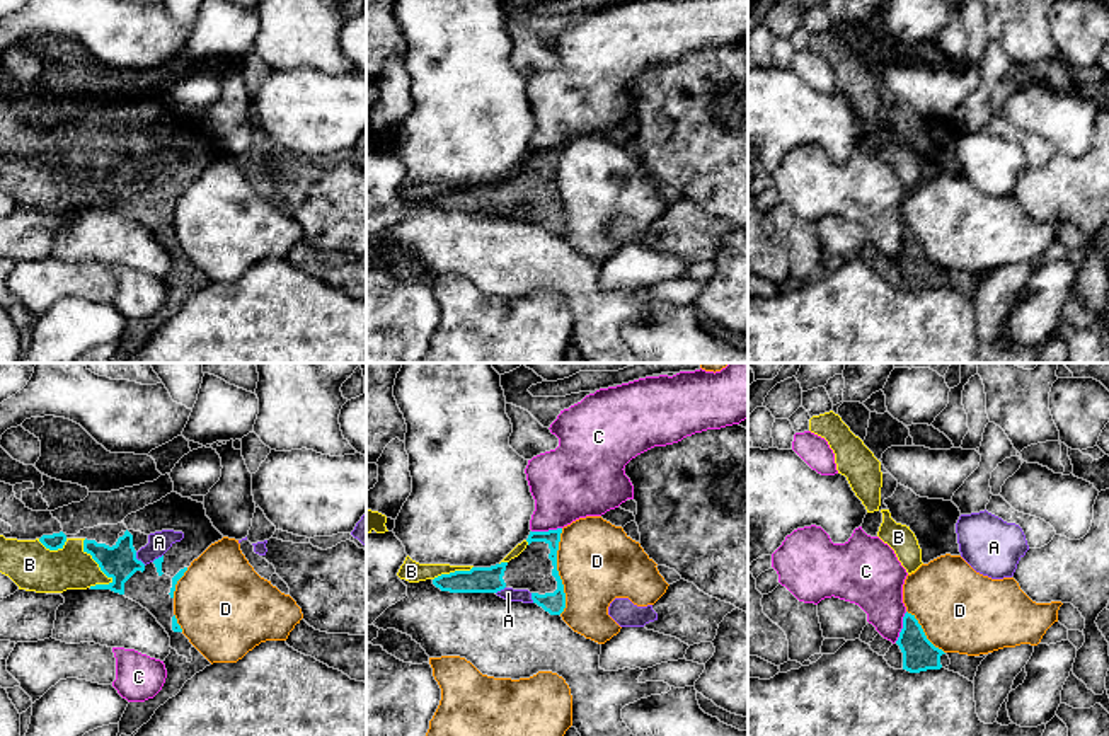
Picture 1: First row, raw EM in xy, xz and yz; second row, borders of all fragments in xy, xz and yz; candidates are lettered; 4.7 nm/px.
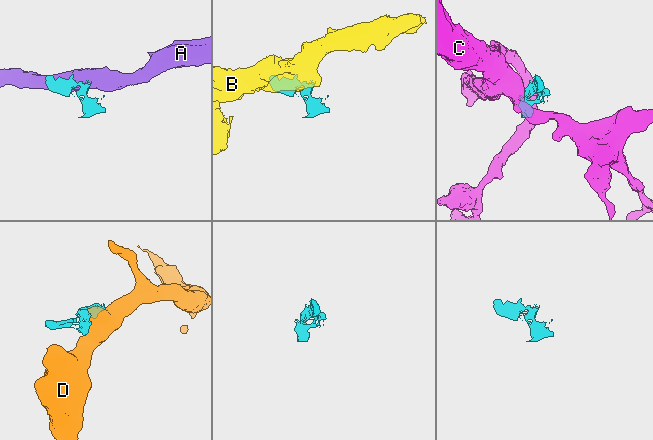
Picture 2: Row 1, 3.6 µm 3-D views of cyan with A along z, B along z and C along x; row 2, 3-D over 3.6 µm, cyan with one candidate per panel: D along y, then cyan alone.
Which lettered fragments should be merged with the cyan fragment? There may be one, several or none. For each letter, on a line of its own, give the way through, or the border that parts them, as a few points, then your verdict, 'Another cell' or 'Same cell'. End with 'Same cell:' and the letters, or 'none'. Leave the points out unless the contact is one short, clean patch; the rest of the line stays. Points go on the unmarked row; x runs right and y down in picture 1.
A: Another cell
B: Another cell
C: Another cell
D: Another cell
Same cell: none

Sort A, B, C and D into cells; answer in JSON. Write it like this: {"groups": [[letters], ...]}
{"groups": [["A"], ["B"], ["C"], ["D"]]}

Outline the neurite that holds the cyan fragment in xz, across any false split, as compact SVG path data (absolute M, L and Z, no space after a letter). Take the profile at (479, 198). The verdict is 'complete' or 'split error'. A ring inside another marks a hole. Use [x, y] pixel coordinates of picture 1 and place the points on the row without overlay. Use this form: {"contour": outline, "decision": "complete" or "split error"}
{"contour": "M562 147L530 150L526 167L509 181L441 193L433 198L433 203L450 211L528 208L533 221L550 233L560 233L566 227L564 203L557 189L560 152Z", "decision": "split error"}

